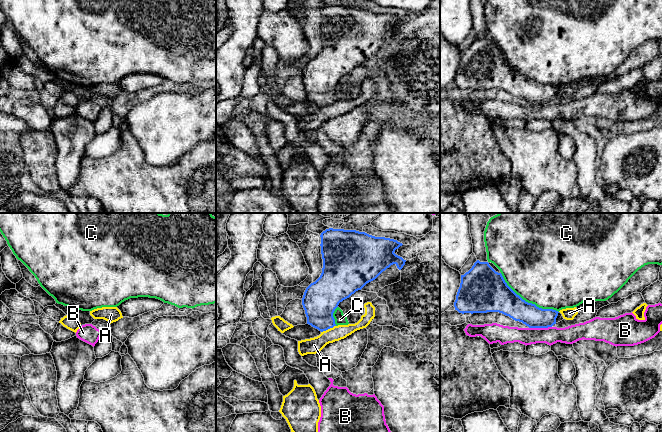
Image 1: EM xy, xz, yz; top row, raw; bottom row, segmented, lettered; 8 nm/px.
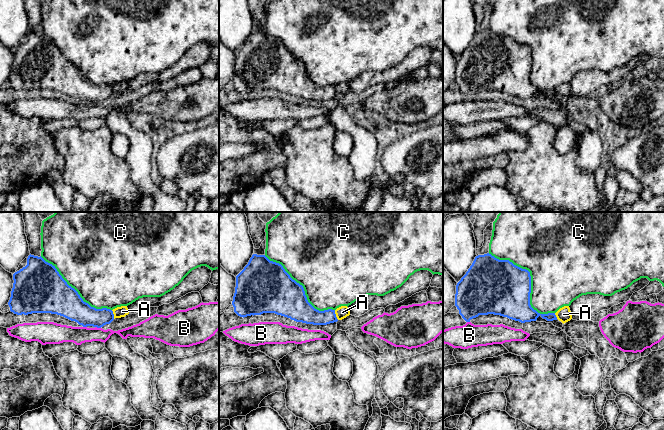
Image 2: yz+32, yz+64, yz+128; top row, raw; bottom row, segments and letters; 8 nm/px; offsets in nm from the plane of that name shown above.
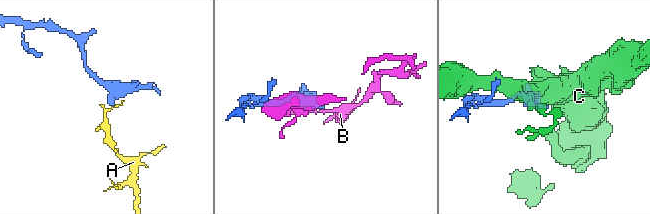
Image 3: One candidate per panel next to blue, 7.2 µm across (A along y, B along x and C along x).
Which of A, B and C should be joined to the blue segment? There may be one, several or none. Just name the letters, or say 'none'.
none

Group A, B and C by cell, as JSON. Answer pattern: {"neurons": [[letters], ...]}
{"neurons": [["A"], ["B"], ["C"]]}

